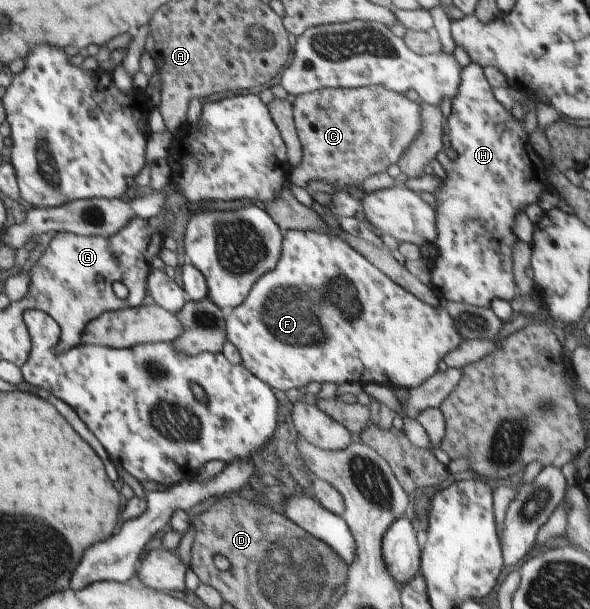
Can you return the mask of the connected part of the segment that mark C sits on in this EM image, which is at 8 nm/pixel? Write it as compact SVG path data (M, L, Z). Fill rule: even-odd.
M383 86L359 88L323 88L304 95L298 95L294 108L294 124L303 148L303 160L289 178L293 184L307 188L309 180L329 182L337 191L362 188L363 180L373 174L385 172L391 164L398 164L421 131L421 105Z

